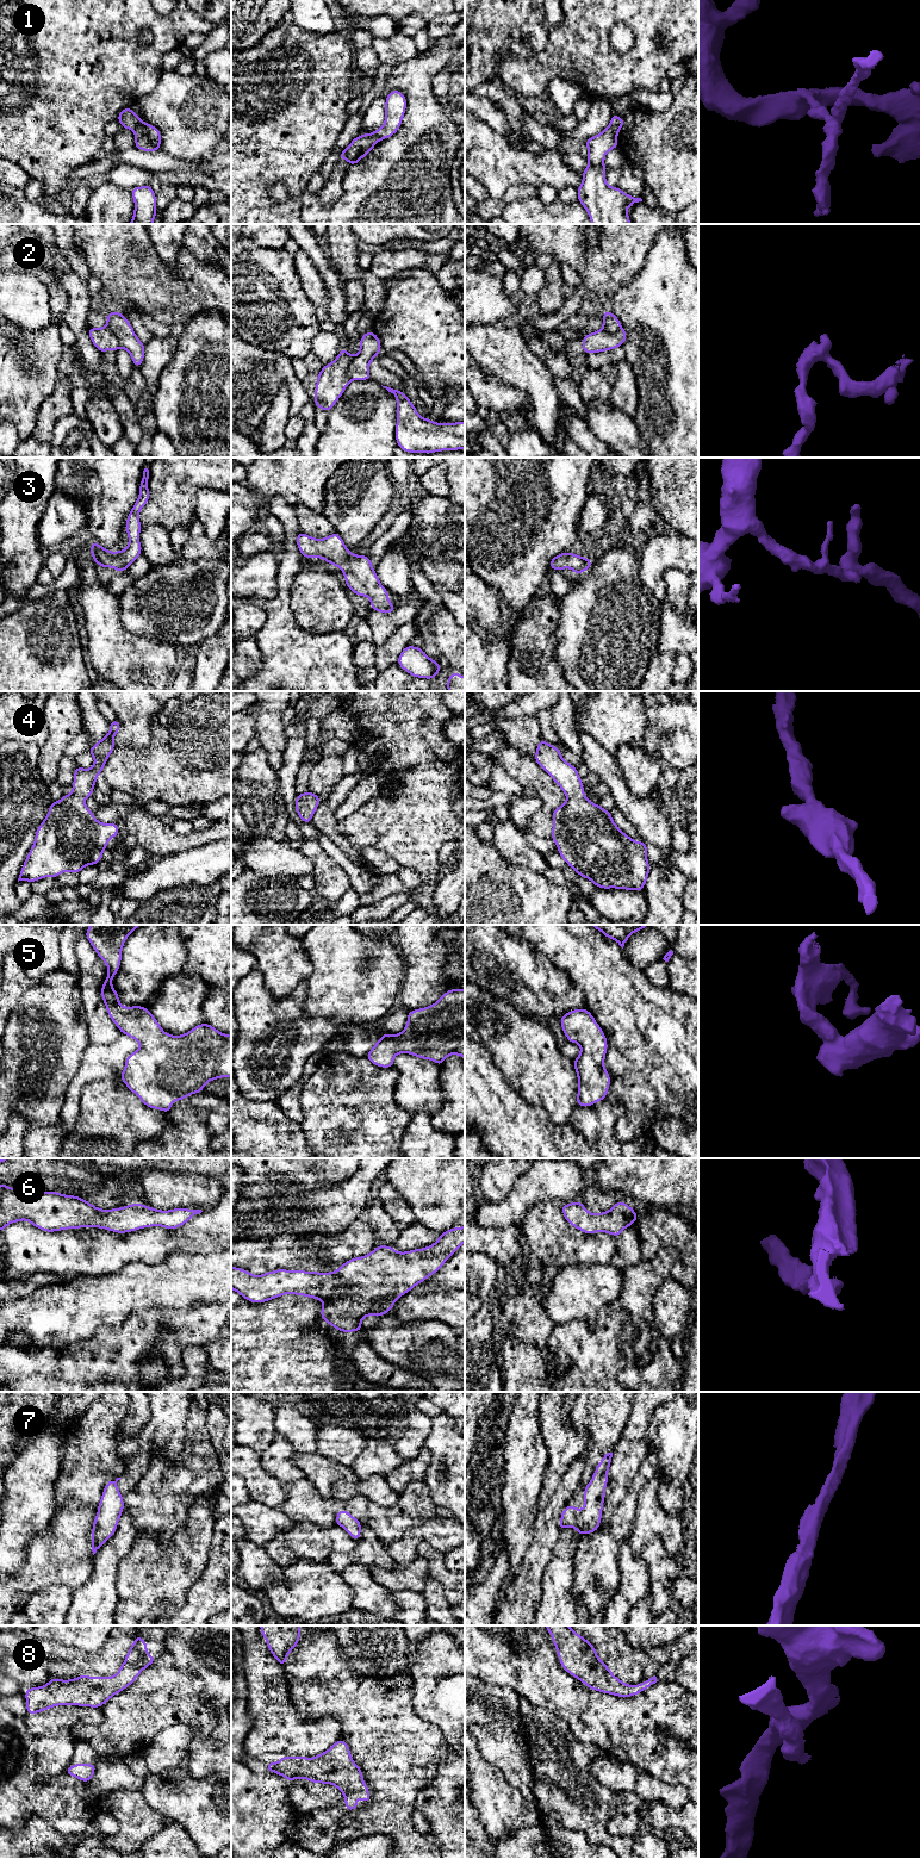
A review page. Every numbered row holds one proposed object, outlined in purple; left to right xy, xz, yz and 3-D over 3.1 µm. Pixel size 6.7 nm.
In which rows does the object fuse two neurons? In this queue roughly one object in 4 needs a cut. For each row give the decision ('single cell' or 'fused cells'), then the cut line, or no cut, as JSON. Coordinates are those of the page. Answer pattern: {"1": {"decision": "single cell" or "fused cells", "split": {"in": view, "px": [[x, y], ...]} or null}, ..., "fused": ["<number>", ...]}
{"1": {"decision": "fused cells", "split": {"in": "xy", "px": [[144, 123], [134, 131]]}}, "2": {"decision": "fused cells", "split": {"in": "xz", "px": [[354, 356], [347, 367], [347, 375], [350, 379]]}}, "3": {"decision": "single cell", "split": null}, "4": {"decision": "single cell", "split": null}, "5": {"decision": "single cell", "split": null}, "6": {"decision": "single cell", "split": null}, "7": {"decision": "single cell", "split": null}, "8": {"decision": "single cell", "split": null}, "fused": ["1", "2"]}

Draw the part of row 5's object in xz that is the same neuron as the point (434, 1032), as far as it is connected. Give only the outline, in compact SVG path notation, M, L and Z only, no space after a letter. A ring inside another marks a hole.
M449 989L431 1006L409 1011L405 1028L399 1034L384 1033L366 1058L377 1067L393 1068L398 1053L429 1059L440 1067L449 1055L465 1058L465 989Z

